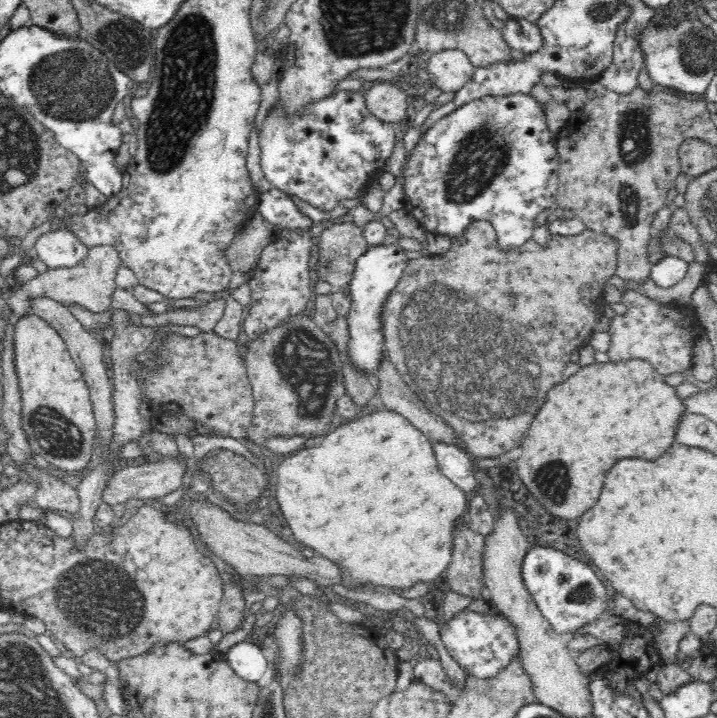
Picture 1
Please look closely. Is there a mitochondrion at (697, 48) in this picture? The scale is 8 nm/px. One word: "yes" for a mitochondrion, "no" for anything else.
yes

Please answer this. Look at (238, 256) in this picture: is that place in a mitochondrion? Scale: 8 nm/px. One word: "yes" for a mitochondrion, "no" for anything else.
yes

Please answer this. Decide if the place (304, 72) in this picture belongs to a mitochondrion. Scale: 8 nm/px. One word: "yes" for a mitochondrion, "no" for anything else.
no

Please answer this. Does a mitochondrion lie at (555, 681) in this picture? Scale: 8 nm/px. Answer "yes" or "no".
no

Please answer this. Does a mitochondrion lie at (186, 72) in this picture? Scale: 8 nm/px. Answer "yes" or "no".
yes

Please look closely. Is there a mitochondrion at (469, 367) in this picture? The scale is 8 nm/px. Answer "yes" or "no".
yes

